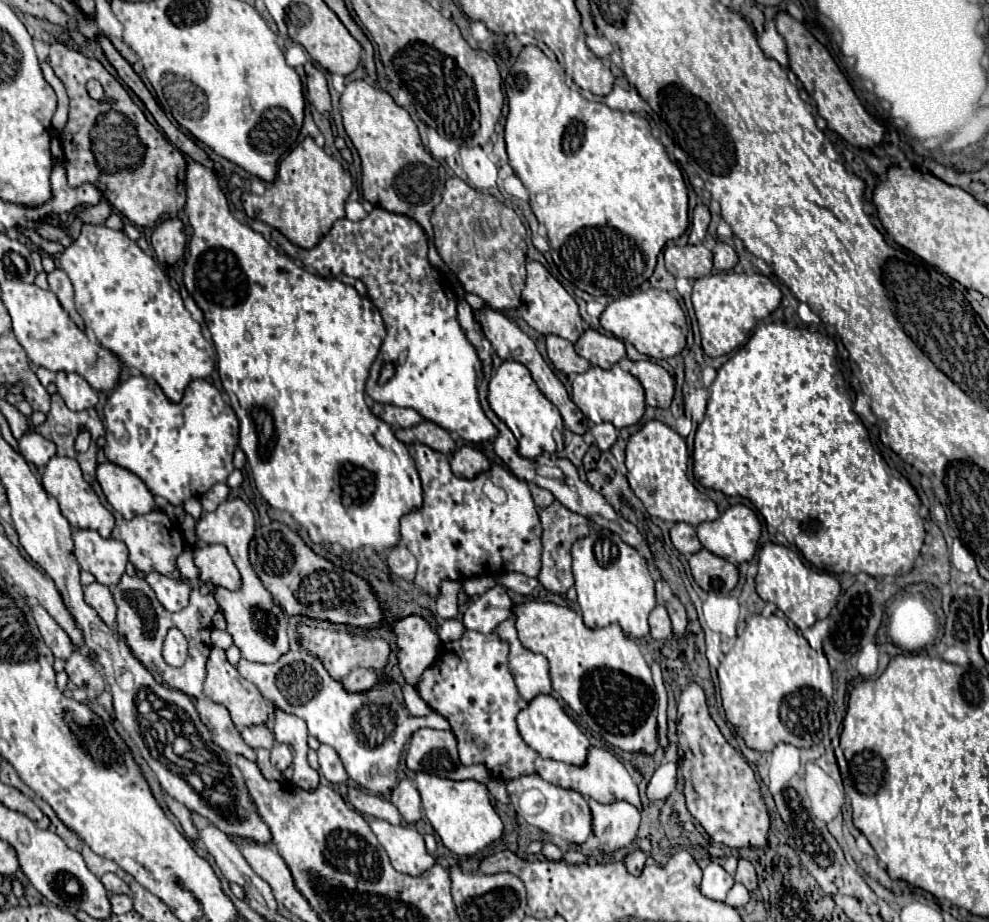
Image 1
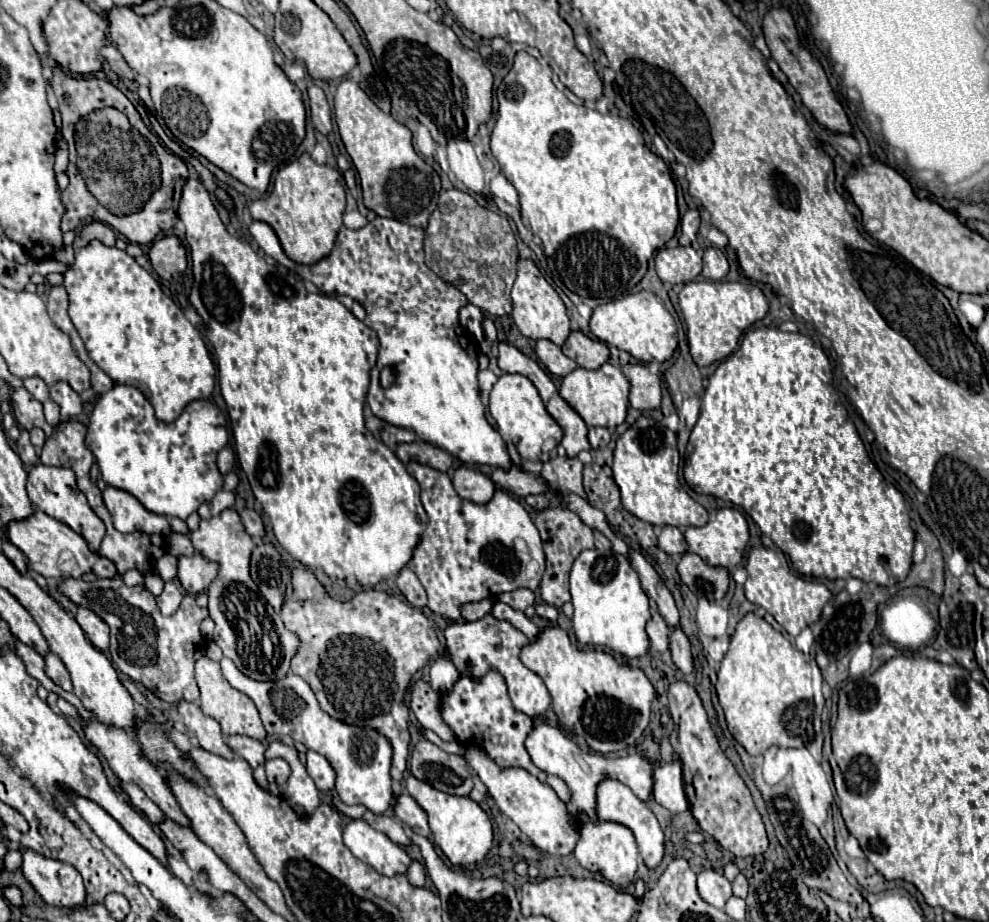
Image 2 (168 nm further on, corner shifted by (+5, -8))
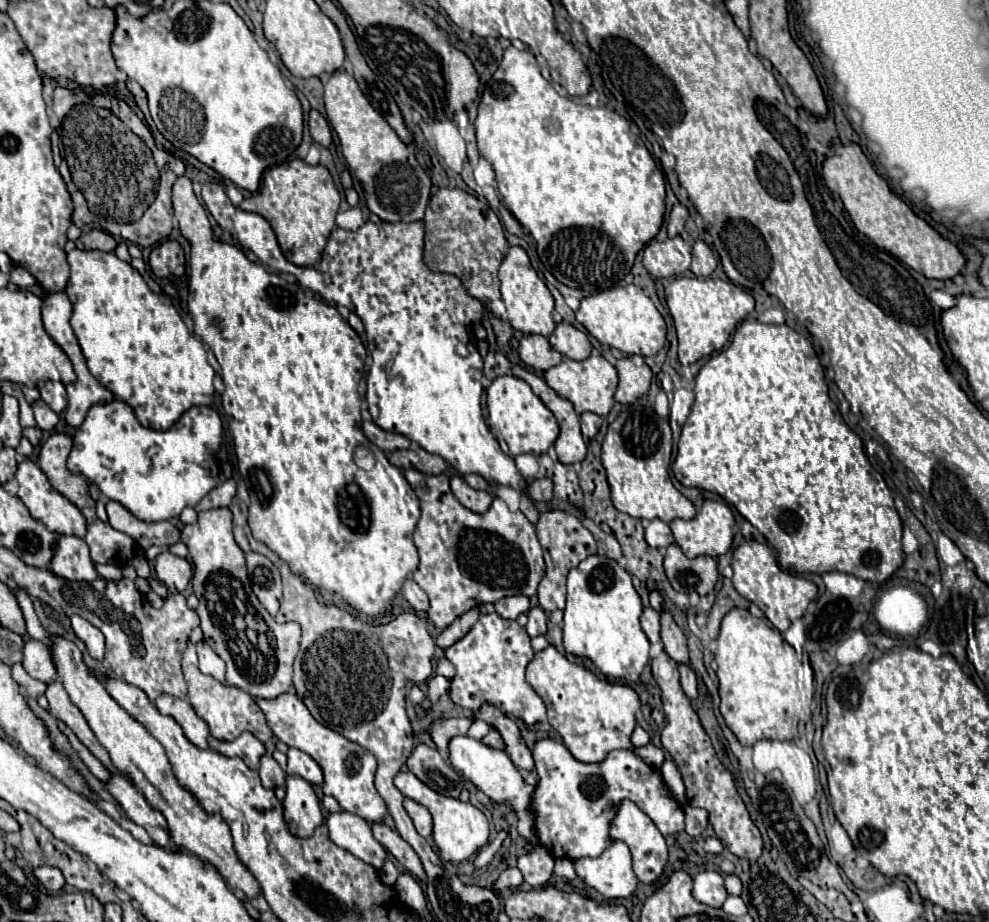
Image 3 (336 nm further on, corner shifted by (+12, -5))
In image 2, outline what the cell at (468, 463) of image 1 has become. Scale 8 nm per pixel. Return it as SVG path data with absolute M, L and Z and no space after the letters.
M464 464L452 472L452 484L454 484L454 490L462 498L476 502L476 504L488 502L496 490L496 486L492 486L492 480L488 476L476 472Z

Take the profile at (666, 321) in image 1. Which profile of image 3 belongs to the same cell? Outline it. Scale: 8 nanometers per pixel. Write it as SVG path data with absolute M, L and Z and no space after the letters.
M625 285L607 289L597 295L589 295L581 299L581 307L577 309L577 321L601 343L615 347L627 355L655 355L665 343L665 321L661 313L655 309L653 301L643 293L641 287Z

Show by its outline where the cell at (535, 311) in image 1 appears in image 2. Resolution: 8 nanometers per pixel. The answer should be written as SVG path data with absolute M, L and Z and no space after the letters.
M518 260L518 276L512 288L512 320L516 322L518 330L532 340L552 340L556 346L562 346L570 336L570 318L562 298L556 290L544 280L540 270L532 260Z

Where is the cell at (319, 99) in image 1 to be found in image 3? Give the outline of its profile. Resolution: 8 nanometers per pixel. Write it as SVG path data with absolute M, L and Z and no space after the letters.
M315 109L309 113L309 131L311 131L311 137L313 137L315 143L319 143L323 147L329 147L331 145L331 129L329 129L329 123Z

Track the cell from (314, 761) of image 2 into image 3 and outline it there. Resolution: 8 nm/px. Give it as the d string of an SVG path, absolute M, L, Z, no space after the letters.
M289 749L287 751L287 775L303 777L311 785L321 785L323 783L321 767L307 753L303 753L299 749Z

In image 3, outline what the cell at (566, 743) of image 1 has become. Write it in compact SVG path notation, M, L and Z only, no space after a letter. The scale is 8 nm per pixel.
M543 739L535 745L533 759L539 775L531 797L531 809L535 811L535 835L553 857L577 861L601 855L605 847L613 843L609 827L623 799L637 803L637 807L653 819L665 837L677 835L685 829L683 809L667 791L657 769L629 749L611 751L601 763L581 763L563 743Z

